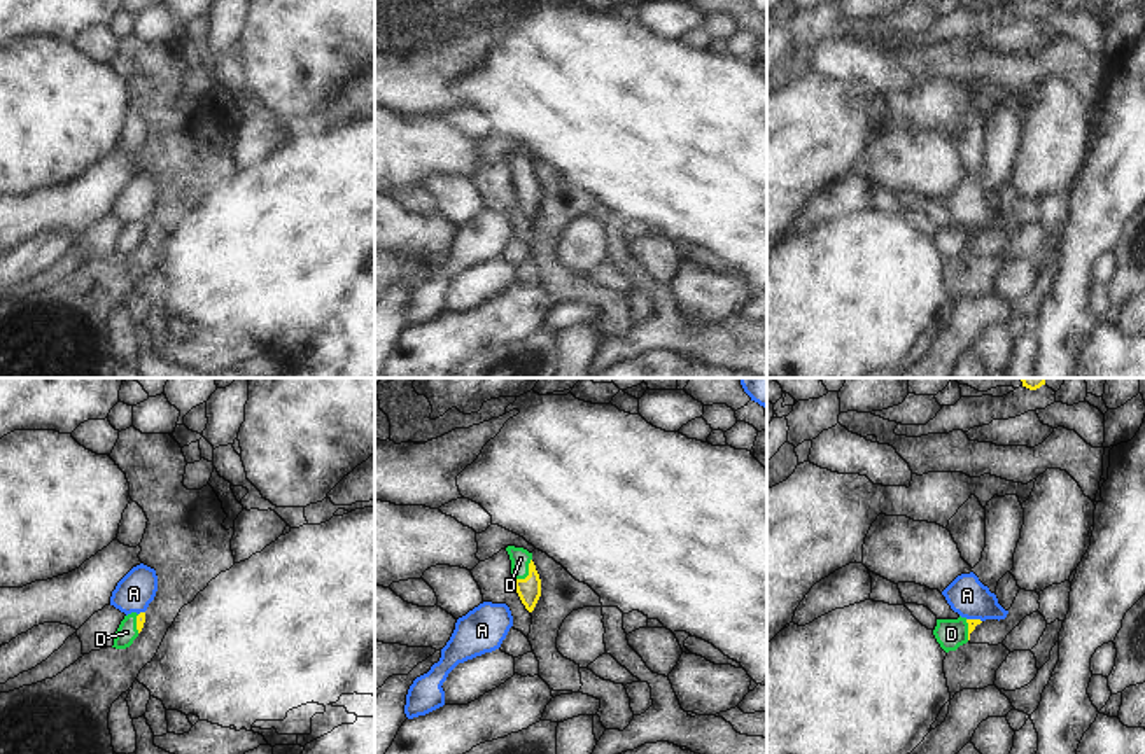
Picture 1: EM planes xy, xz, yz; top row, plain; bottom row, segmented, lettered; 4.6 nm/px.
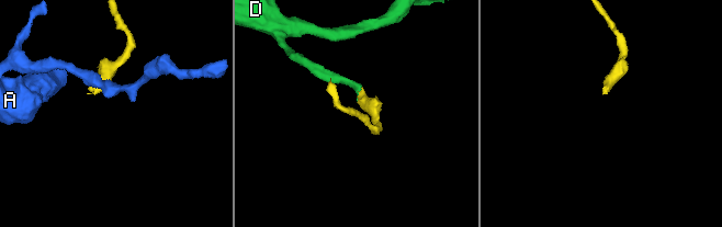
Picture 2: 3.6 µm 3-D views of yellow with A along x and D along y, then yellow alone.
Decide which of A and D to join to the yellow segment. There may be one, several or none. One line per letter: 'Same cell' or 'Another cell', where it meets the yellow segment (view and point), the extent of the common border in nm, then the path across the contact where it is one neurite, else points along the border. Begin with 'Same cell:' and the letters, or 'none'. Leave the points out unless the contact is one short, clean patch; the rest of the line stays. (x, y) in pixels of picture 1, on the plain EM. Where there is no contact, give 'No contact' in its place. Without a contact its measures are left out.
Same cell: D
A: Another cell. Touches yellow at yz (974, 228). Shared border 70 nm. Boundary: yz (967, 226), (981, 230)
D: Same cell. Touches yellow at xz (529, 181). Shared border 130 nm. Path across: xz (529, 198), (529, 181), (520, 167).

